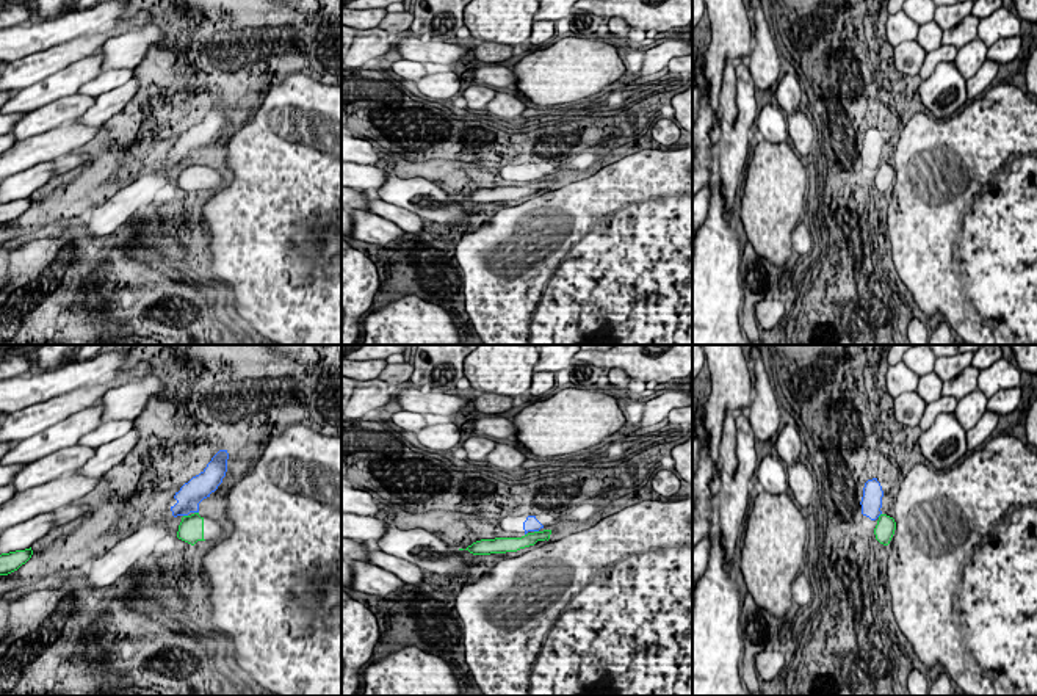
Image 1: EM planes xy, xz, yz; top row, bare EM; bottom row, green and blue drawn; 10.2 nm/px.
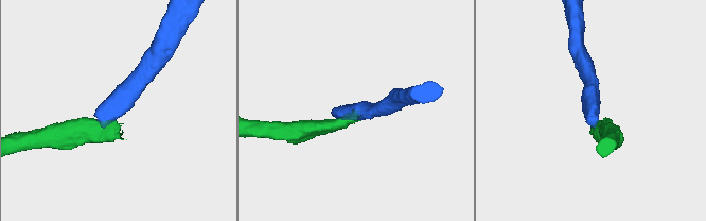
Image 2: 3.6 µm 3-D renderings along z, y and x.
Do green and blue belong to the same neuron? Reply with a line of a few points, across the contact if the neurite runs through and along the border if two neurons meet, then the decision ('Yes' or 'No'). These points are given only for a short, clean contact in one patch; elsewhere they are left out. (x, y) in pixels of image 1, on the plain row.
Line: xy (195, 160), (198, 162). No

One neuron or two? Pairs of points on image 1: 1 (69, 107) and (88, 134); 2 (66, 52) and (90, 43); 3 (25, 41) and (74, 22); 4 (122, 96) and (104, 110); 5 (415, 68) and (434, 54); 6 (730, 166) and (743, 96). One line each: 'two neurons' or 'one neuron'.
1: two neurons
2: one neuron
3: one neuron
4: one neuron
5: two neurons
6: one neuron

